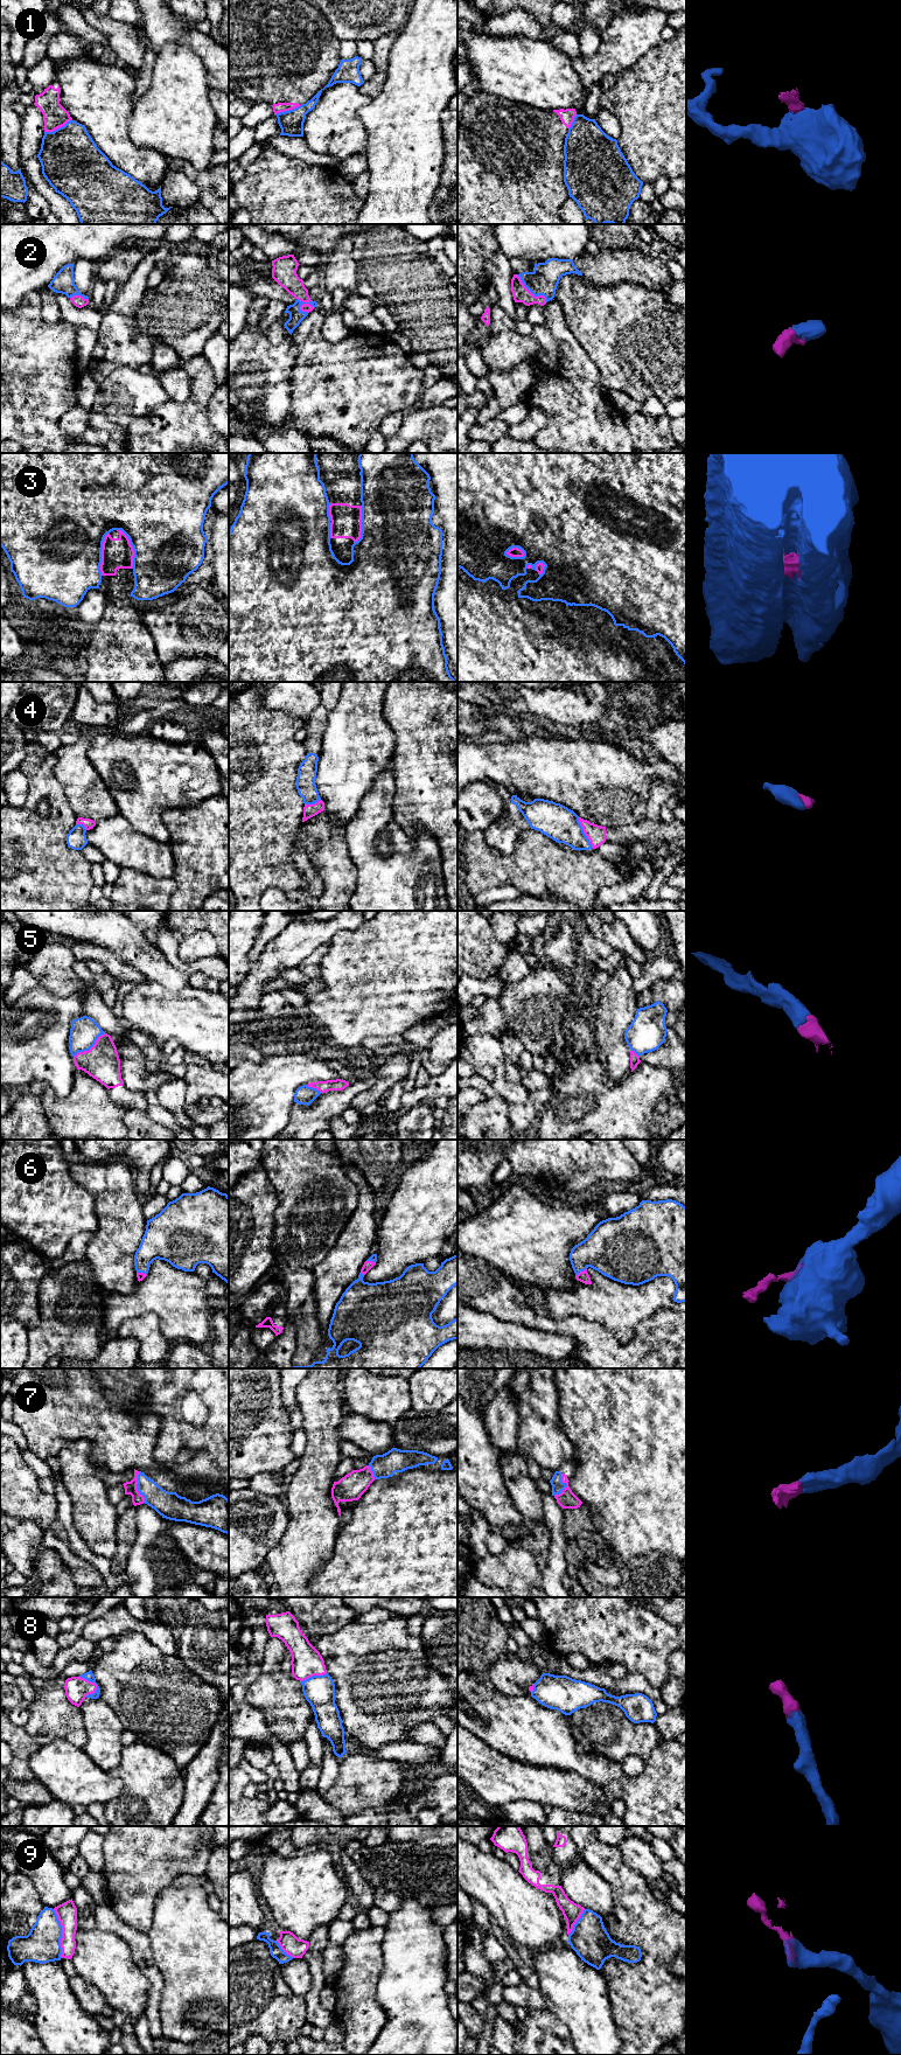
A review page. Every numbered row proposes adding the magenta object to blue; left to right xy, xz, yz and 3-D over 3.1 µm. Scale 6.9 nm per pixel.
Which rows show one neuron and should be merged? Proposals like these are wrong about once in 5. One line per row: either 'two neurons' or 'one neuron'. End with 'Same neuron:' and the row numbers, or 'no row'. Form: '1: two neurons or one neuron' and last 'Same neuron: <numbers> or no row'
1: two neurons
2: one neuron
3: two neurons
4: one neuron
5: one neuron
6: one neuron
7: one neuron
8: one neuron
9: two neurons
Same neuron: 2, 4, 5, 6, 7, 8

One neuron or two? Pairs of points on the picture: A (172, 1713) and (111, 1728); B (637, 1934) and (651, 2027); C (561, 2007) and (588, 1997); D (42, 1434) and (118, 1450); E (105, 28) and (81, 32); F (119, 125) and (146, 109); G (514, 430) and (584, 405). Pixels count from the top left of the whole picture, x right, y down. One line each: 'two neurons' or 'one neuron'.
A: two neurons
B: one neuron
C: one neuron
D: one neuron
E: two neurons
F: two neurons
G: two neurons

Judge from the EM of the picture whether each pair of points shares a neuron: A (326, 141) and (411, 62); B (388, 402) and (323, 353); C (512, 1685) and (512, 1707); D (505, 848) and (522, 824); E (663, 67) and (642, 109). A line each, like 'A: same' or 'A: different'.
A: different
B: same
C: different
D: same
E: same

